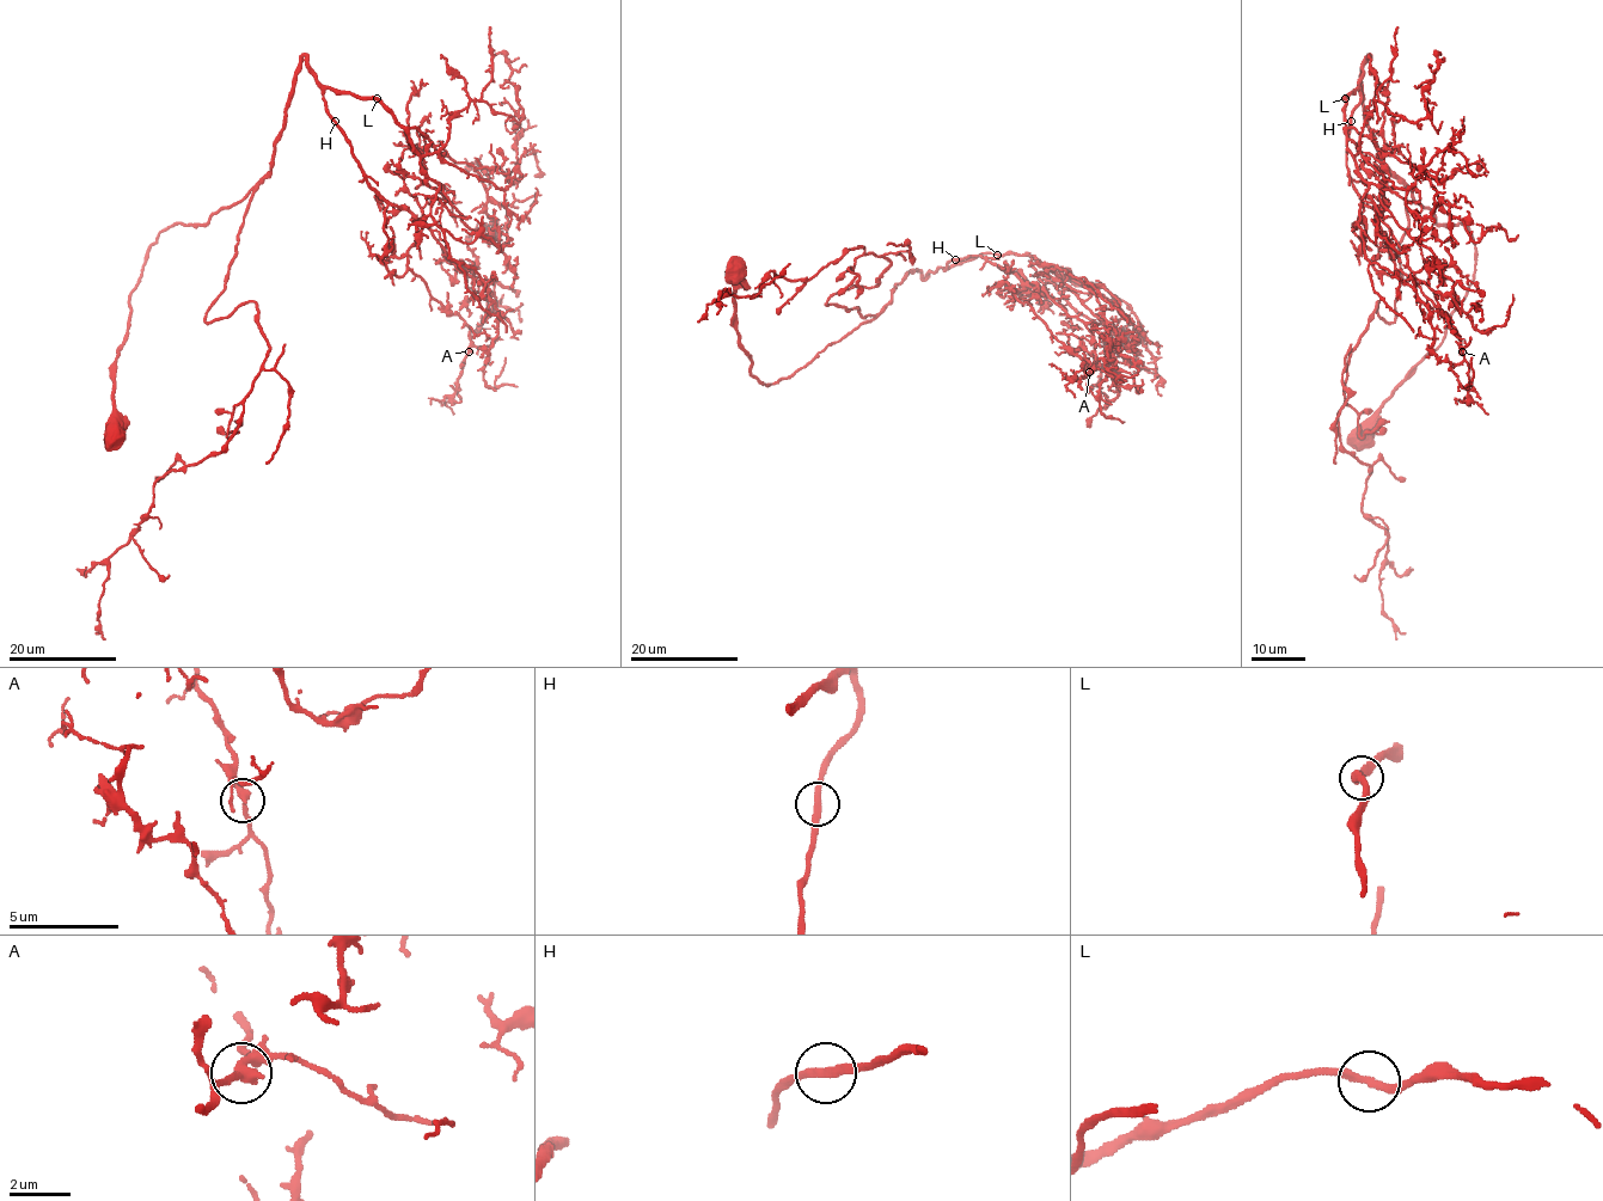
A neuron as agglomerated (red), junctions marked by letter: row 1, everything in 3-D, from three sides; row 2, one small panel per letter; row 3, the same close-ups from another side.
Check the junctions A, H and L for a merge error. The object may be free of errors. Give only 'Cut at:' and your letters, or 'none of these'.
Cut at: none of these

